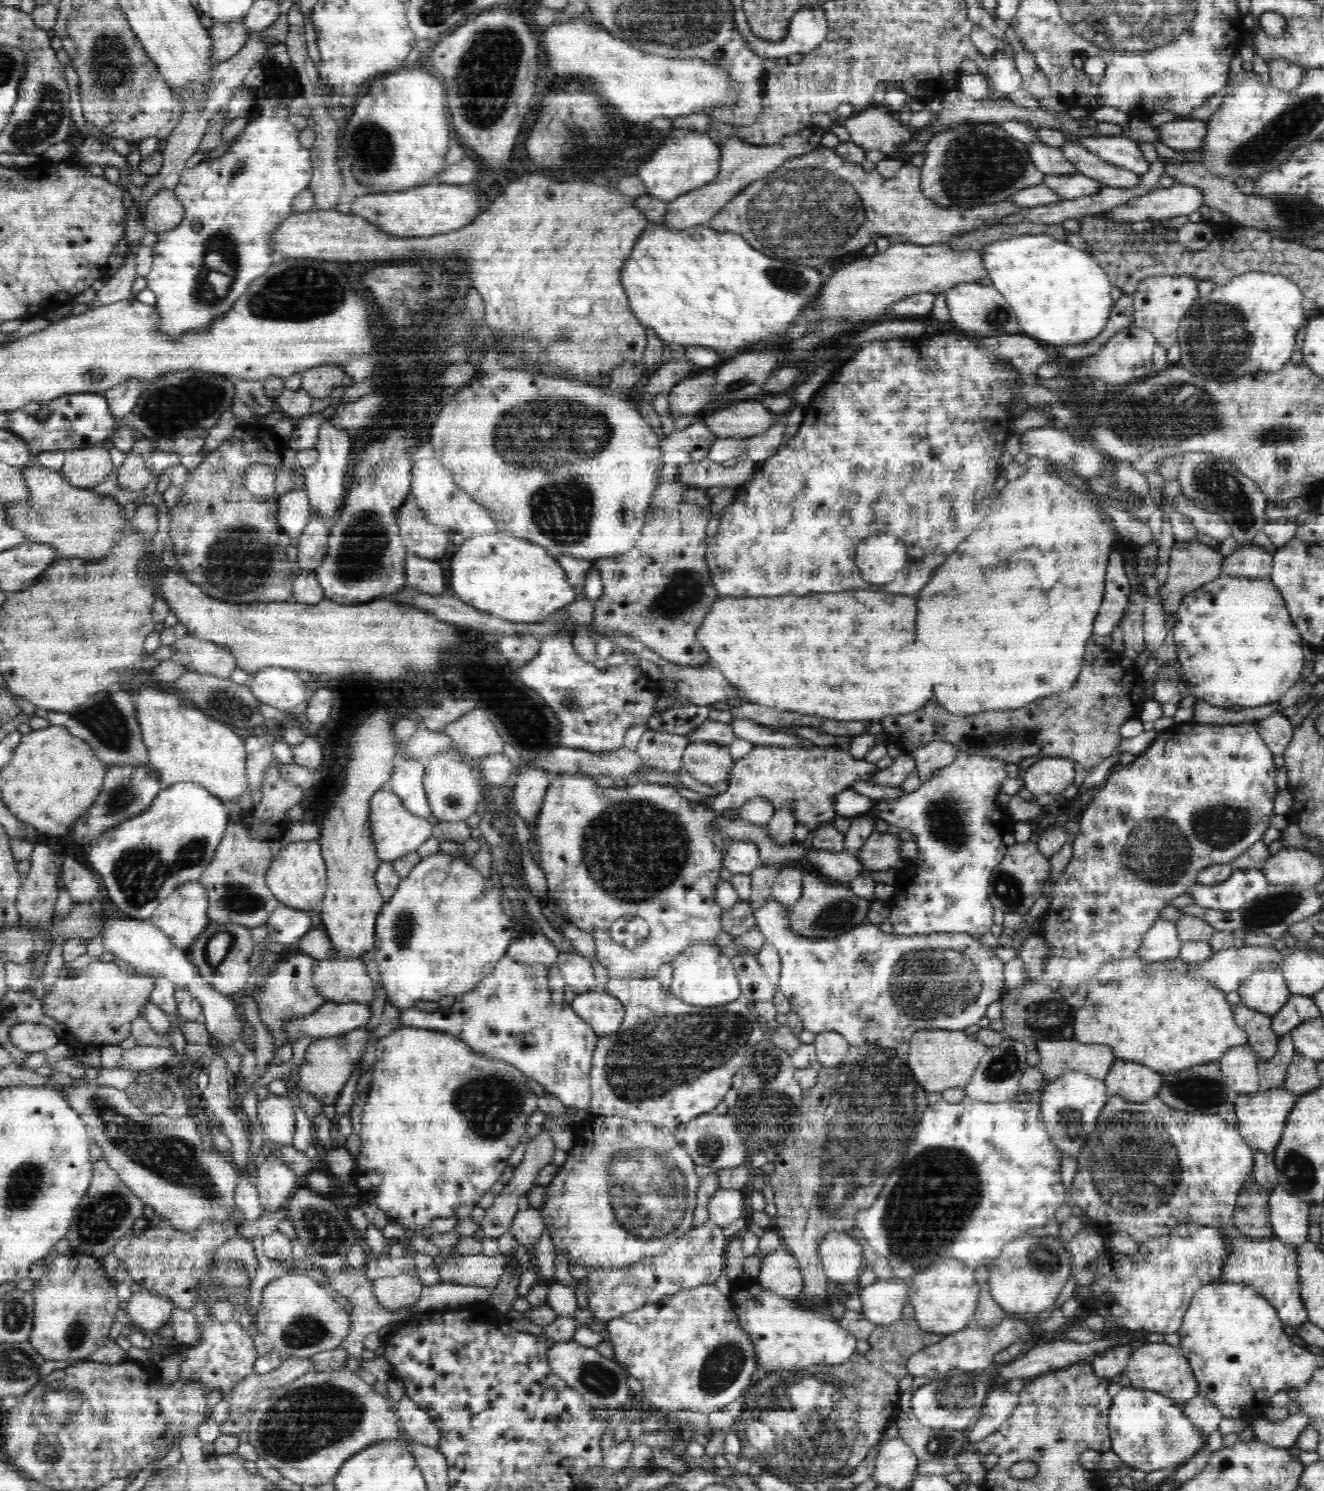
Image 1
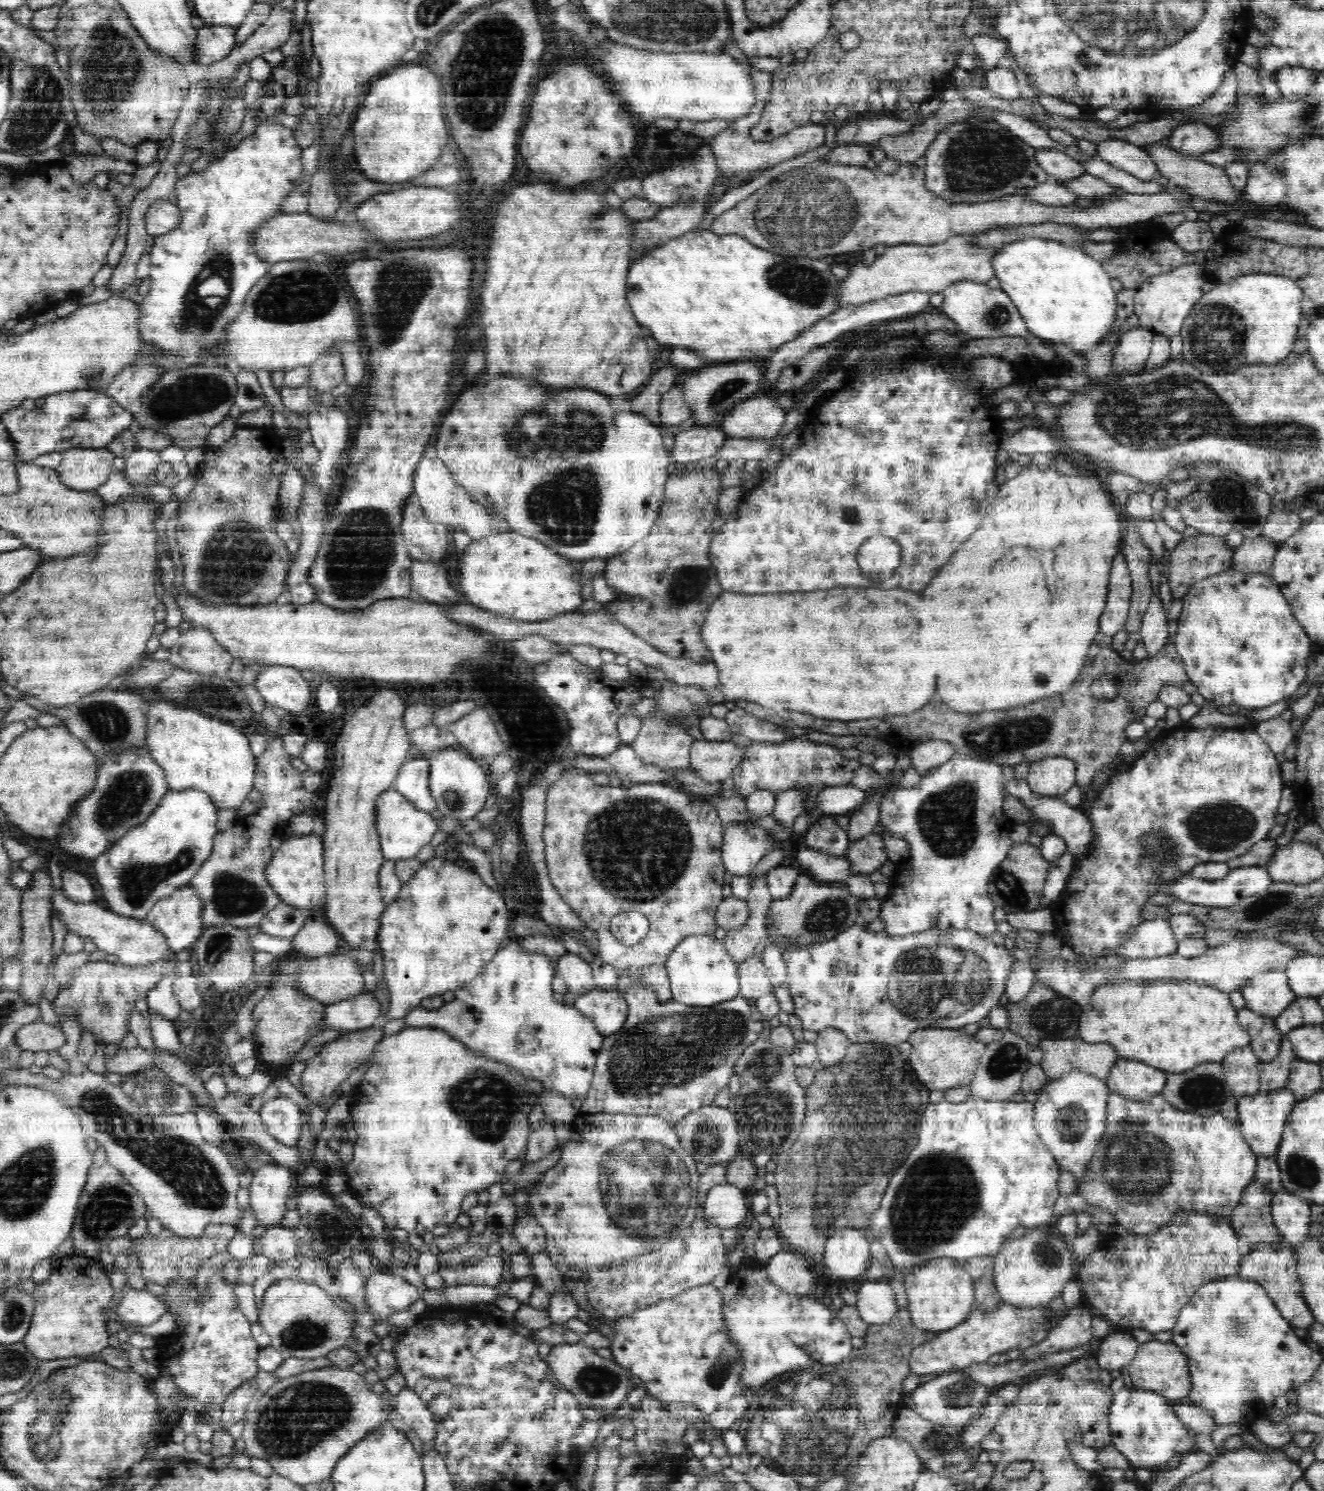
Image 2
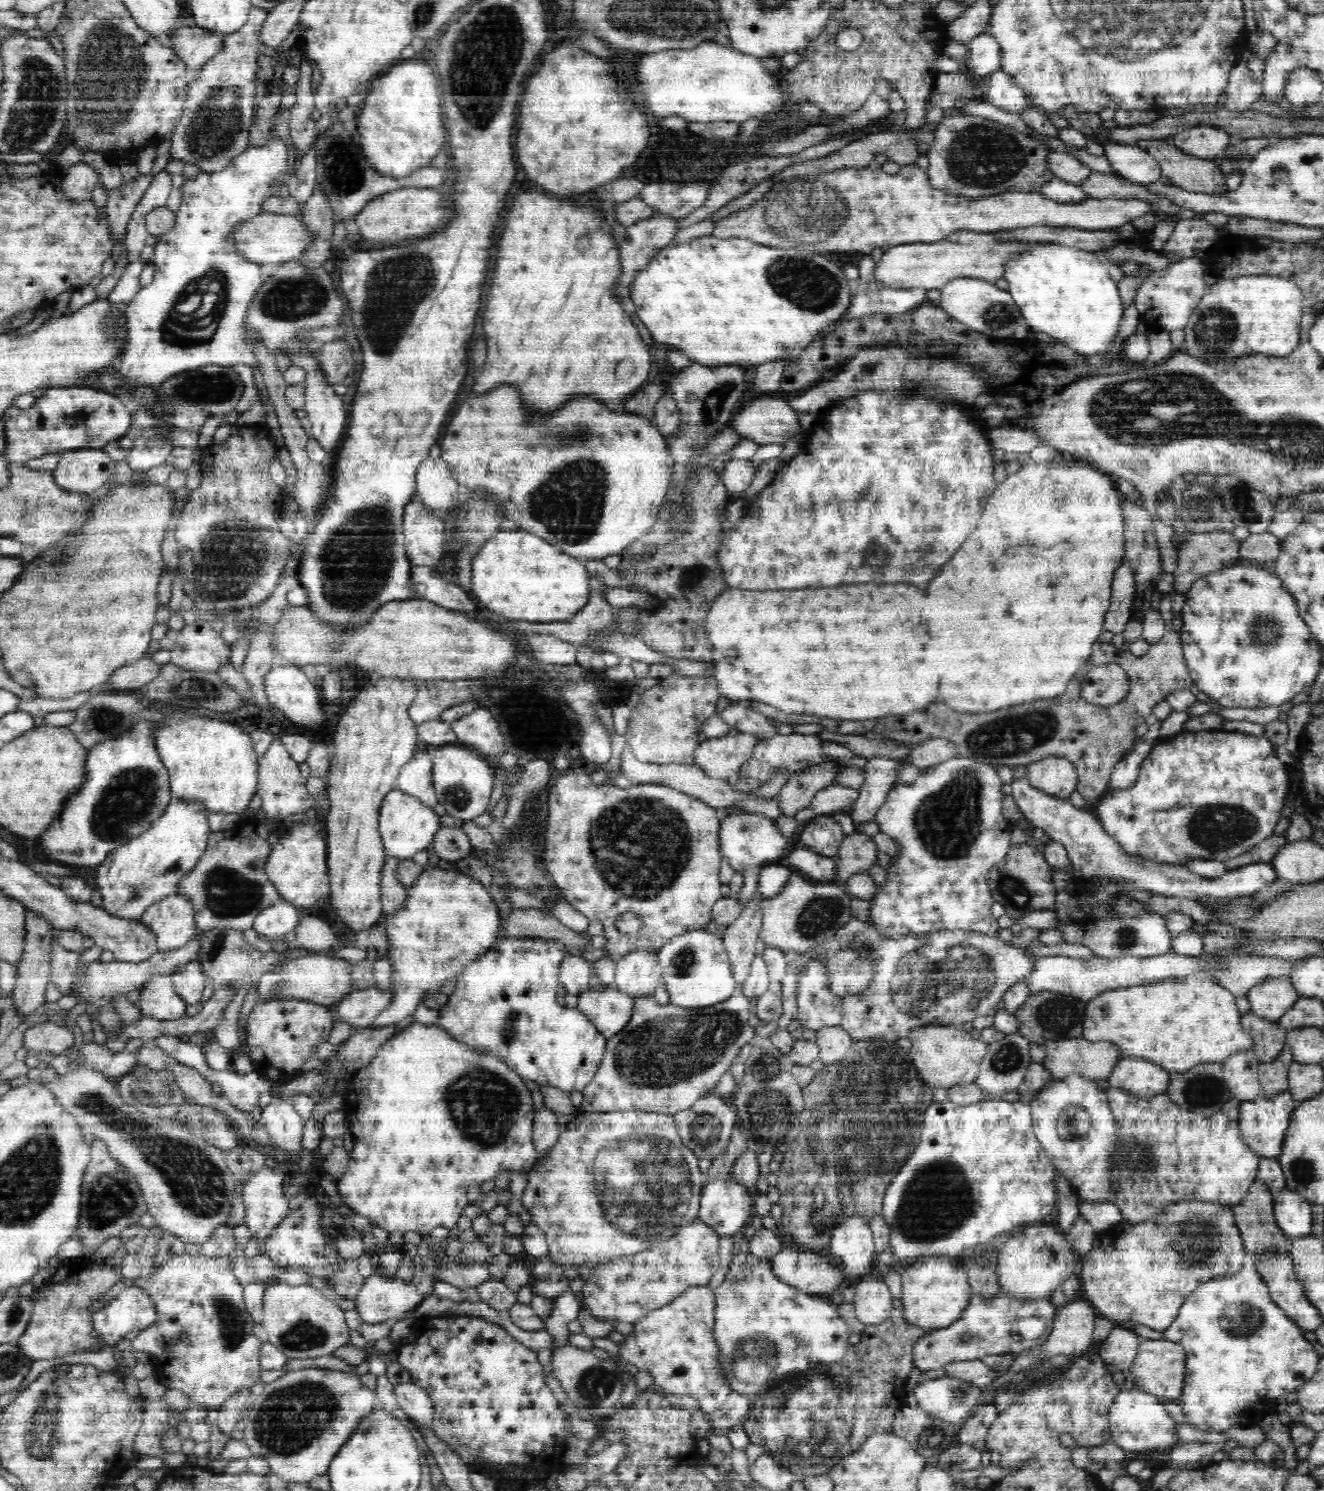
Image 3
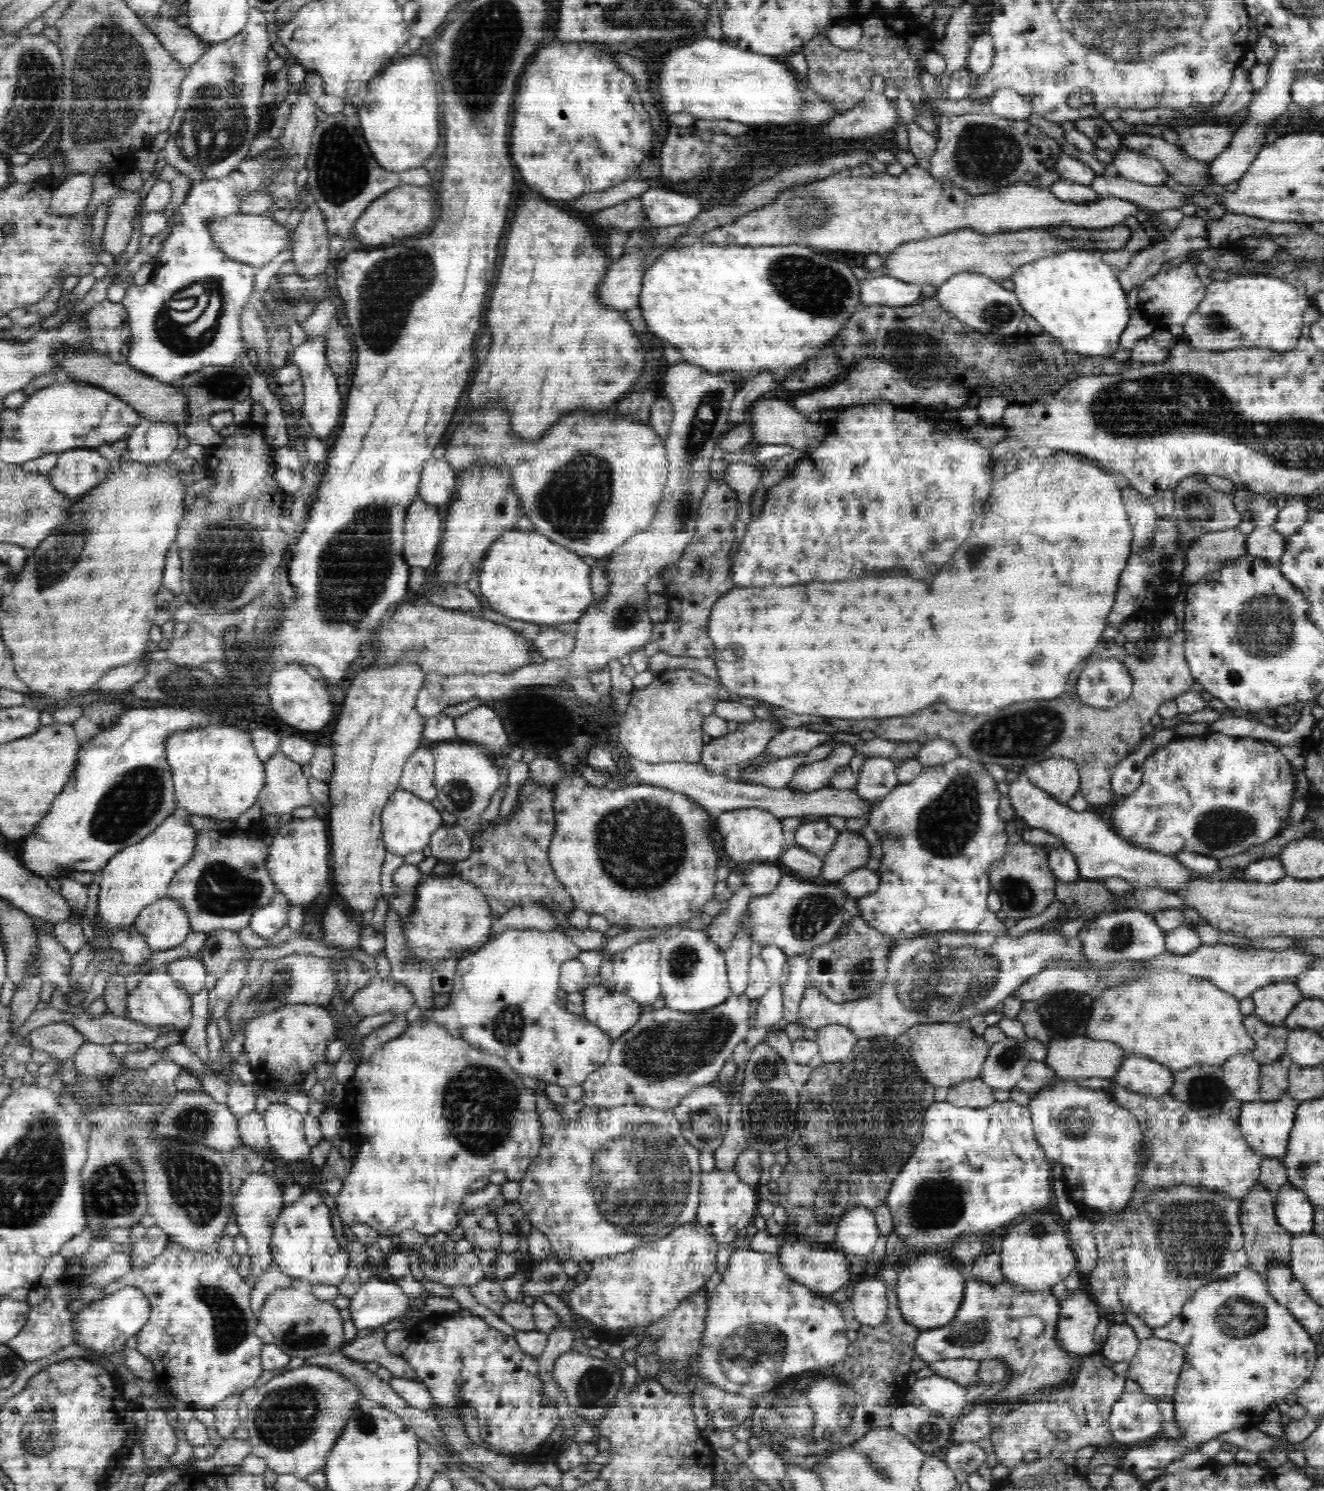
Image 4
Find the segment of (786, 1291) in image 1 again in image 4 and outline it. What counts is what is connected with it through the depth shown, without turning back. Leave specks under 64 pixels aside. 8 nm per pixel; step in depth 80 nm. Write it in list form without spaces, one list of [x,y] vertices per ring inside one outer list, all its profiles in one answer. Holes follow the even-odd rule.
[[[796,1242],[792,1246],[784,1246],[777,1255],[782,1256],[781,1268],[812,1292],[831,1296],[844,1284],[848,1285],[850,1280],[848,1256],[844,1252],[814,1250],[806,1242]]]

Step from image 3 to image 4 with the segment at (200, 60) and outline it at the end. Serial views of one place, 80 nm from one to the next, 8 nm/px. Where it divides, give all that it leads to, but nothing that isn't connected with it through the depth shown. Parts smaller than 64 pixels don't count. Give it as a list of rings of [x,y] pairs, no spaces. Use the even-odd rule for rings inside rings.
[[[159,18],[150,26],[158,41],[186,69],[190,69],[200,57],[209,51],[202,40],[195,37],[187,27],[182,27],[171,18]]]

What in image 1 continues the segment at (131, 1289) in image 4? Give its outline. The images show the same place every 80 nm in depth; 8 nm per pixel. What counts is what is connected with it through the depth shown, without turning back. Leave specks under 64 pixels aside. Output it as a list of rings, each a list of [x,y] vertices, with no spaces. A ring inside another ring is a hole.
[[[154,1291],[132,1293],[128,1299],[130,1322],[148,1334],[160,1334],[164,1326],[172,1324],[174,1303]]]

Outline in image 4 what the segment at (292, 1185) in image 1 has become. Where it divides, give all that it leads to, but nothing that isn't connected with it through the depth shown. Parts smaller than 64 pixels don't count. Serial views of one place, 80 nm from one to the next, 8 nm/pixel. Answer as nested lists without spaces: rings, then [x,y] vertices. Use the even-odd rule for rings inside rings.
[[[264,1171],[252,1173],[247,1179],[244,1179],[239,1191],[233,1196],[235,1200],[231,1206],[235,1206],[235,1220],[239,1232],[246,1238],[249,1245],[248,1253],[251,1255],[252,1268],[256,1272],[268,1270],[268,1266],[272,1266],[271,1234],[272,1228],[285,1206],[282,1196],[284,1196],[283,1188],[274,1175]]]

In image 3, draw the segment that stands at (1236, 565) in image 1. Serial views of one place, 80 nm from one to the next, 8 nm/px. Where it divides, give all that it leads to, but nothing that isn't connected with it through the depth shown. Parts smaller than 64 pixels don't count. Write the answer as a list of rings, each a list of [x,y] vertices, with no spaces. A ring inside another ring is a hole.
[[[1267,530],[1260,534],[1251,534],[1240,543],[1238,561],[1254,562],[1270,566],[1280,556],[1283,540]]]

